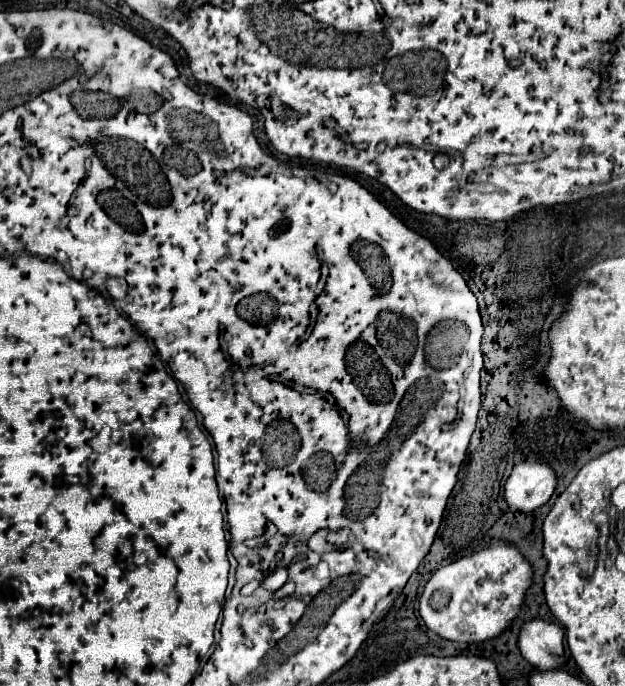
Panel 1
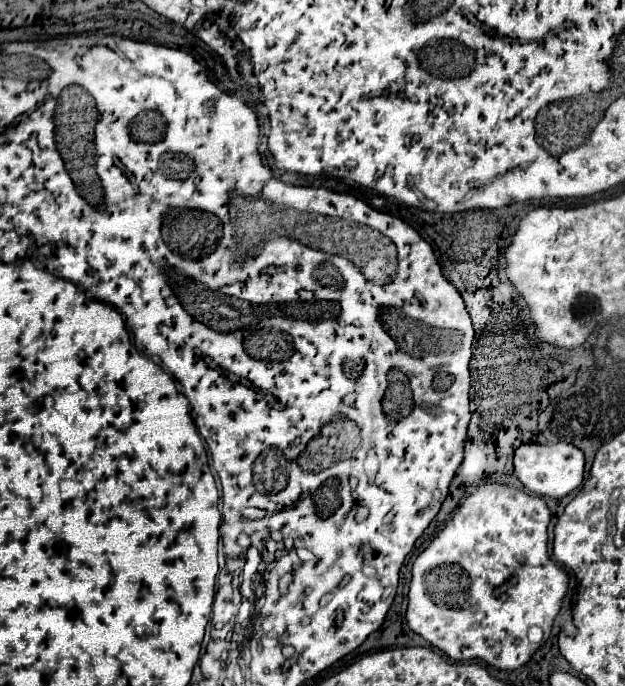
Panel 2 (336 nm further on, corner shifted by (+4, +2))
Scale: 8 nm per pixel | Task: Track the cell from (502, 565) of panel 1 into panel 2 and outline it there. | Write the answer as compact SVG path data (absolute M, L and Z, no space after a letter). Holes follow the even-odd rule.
M492 482L476 488L460 504L458 512L452 516L448 526L414 560L412 582L410 582L410 592L408 592L408 612L406 612L408 626L416 634L420 634L432 646L440 648L446 656L450 656L456 662L462 662L462 660L484 660L490 666L496 666L498 670L514 670L514 668L526 664L530 660L530 656L548 640L550 630L552 630L552 622L554 622L554 618L560 612L562 598L564 598L566 588L568 588L568 574L556 562L552 562L550 556L548 556L548 534L546 534L548 522L550 522L550 510L548 510L546 502L540 496L526 494L522 490L516 490L516 488L510 488L510 486L502 486L502 484L492 484Z

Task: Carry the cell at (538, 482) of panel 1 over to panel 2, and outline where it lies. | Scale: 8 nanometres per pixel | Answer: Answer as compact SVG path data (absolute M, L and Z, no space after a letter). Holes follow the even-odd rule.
M566 442L558 444L522 444L514 452L514 474L524 484L526 490L548 496L548 498L564 498L574 488L578 488L584 480L584 454Z

